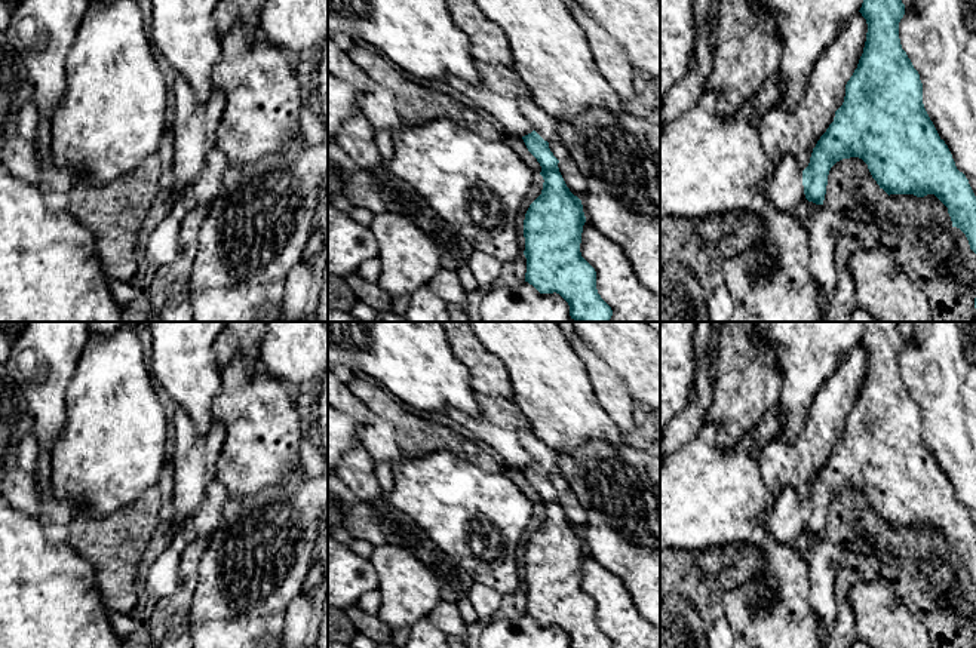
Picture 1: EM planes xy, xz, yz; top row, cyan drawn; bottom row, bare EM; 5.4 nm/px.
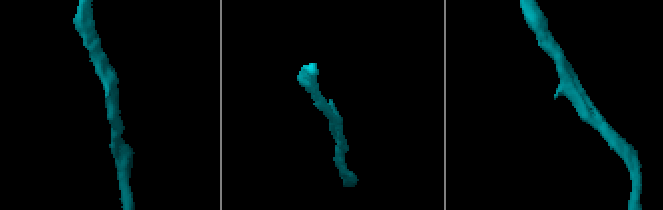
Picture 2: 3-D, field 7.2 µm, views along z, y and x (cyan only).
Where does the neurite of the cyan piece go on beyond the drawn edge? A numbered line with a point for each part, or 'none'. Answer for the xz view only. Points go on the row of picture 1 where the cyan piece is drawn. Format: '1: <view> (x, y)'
1: xz (546, 126)

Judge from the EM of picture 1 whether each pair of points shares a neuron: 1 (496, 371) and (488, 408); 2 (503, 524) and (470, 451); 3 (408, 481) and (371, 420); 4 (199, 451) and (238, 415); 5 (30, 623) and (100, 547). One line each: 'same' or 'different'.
1: different
2: different
3: different
4: different
5: different

